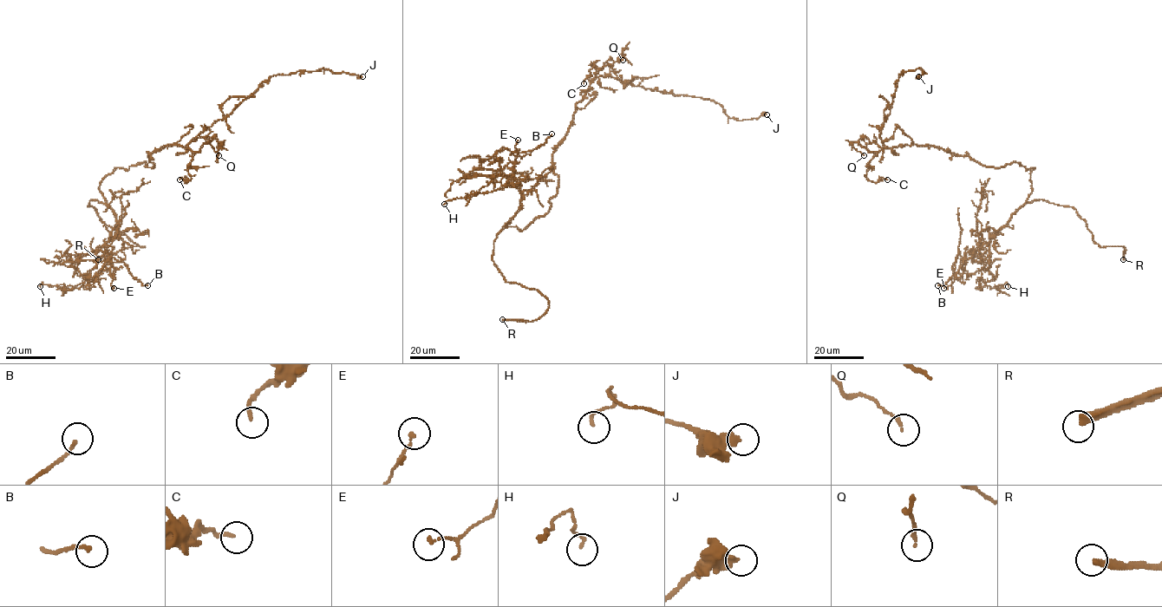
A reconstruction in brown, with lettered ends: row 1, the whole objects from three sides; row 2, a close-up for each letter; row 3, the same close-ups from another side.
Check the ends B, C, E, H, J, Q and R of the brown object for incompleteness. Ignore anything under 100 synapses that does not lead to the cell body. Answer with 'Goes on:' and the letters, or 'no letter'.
Goes on: R

